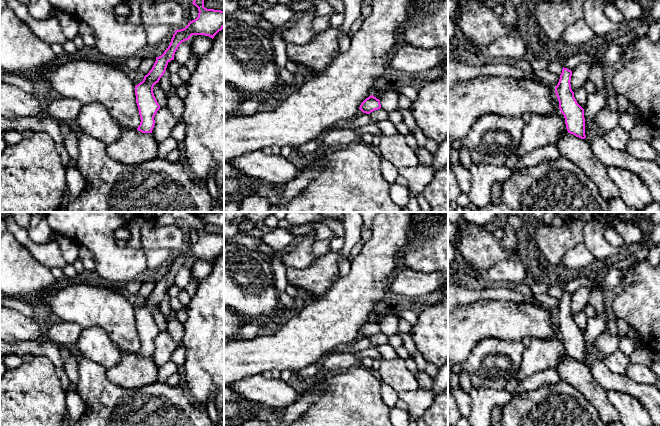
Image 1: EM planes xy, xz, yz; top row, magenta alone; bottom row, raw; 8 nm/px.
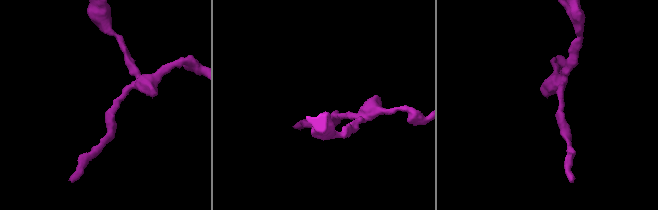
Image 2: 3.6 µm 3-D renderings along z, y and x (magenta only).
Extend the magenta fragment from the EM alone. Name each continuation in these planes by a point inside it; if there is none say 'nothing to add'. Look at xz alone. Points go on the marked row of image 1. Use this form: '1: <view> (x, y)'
nothing to add

